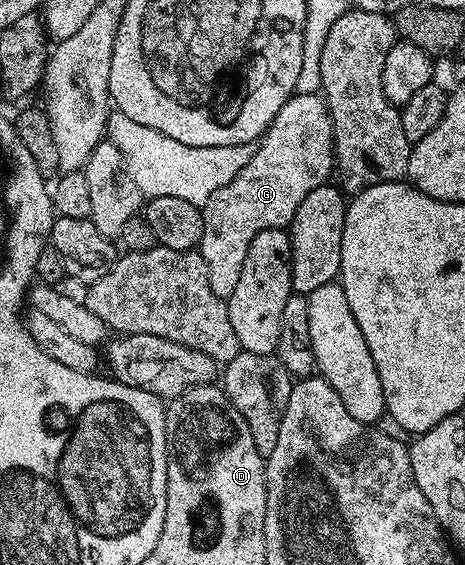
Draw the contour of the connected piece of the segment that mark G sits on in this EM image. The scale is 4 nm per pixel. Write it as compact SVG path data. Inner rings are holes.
M318 93L291 95L262 136L252 161L224 189L216 189L202 207L204 233L200 250L216 297L227 301L232 297L252 237L269 227L289 228L296 209L300 209L300 201L312 189L320 189L335 171L334 126L325 98Z

